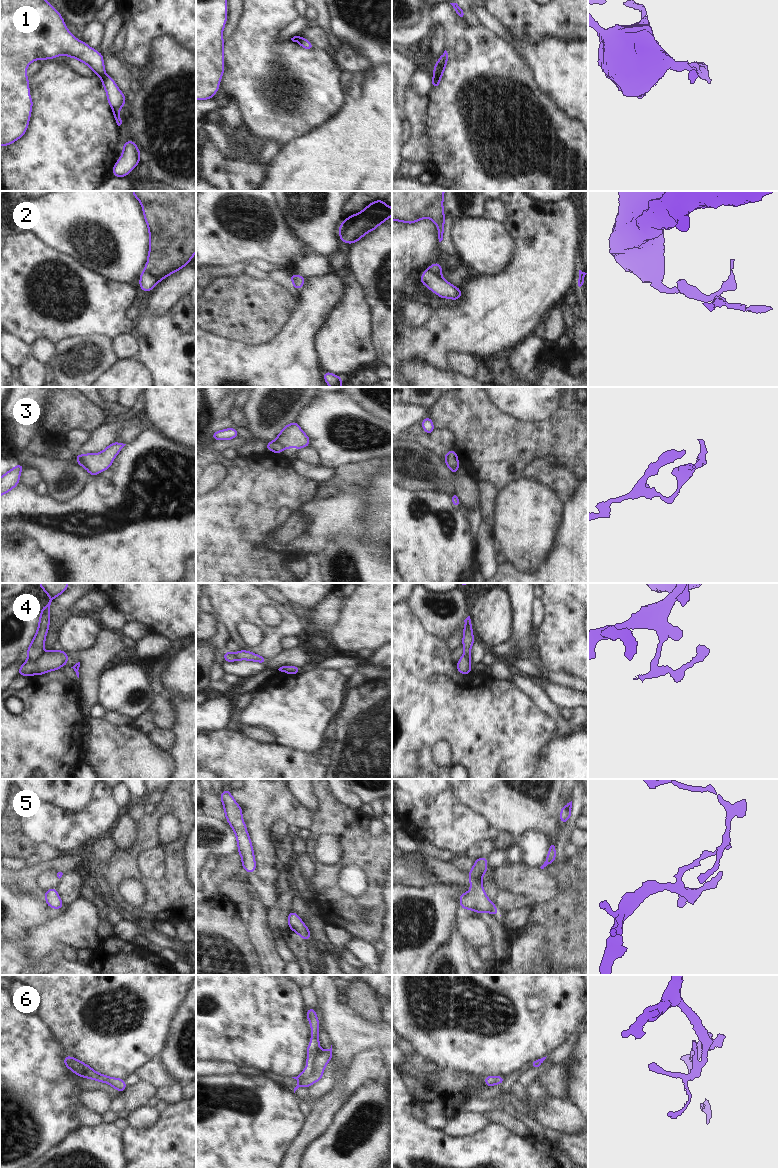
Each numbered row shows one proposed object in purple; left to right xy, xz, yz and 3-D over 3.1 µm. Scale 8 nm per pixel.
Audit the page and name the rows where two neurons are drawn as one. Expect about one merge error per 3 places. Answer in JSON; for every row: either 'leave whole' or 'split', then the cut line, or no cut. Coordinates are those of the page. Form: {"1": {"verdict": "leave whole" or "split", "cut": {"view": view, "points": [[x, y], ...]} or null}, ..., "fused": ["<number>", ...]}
{"1": {"verdict": "split", "cut": {"view": "yz", "points": [[440, 58], [440, 69], [434, 75]]}}, "2": {"verdict": "split", "cut": {"view": "yz", "points": [[427, 270], [441, 278]]}}, "3": {"verdict": "split", "cut": {"view": "xz", "points": [[275, 440], [282, 449]]}}, "4": {"verdict": "split", "cut": {"view": "xy", "points": [[43, 652], [34, 660], [28, 659]]}}, "5": {"verdict": "leave whole", "cut": null}, "6": {"verdict": "leave whole", "cut": null}, "fused": ["1", "2", "3", "4"]}

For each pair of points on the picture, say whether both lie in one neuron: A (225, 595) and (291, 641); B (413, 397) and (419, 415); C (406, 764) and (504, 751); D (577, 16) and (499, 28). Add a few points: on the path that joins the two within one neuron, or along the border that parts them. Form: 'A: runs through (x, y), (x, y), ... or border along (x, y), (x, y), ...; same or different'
A: border along (298, 636), (284, 636), (281, 639), (282, 649); different
B: border along (402, 403), (421, 404), (429, 409); different
C: runs through (425, 738), (429, 734), (470, 734), (478, 741); same
D: border along (489, 10), (508, 30); different

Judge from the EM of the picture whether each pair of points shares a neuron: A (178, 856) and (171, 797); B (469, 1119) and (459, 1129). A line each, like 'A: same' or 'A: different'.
A: same
B: same

